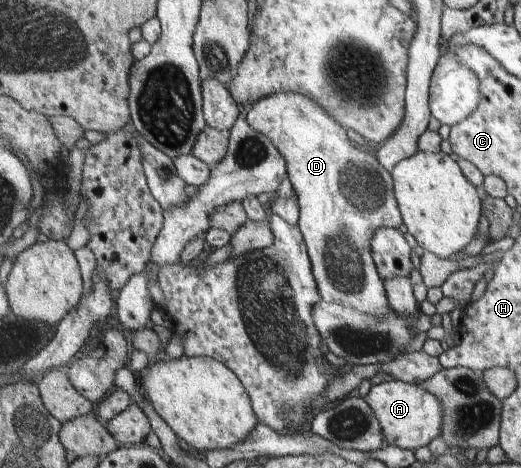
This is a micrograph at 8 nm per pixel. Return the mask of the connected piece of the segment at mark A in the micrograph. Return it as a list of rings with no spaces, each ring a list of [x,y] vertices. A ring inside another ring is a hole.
[[[393,378],[391,381],[372,386],[364,400],[366,400],[375,417],[379,420],[381,432],[384,436],[384,446],[394,445],[415,451],[418,448],[422,448],[422,446],[428,447],[435,438],[441,436],[443,429],[443,408],[441,402],[437,396],[424,390],[416,383],[407,383],[402,379]]]

